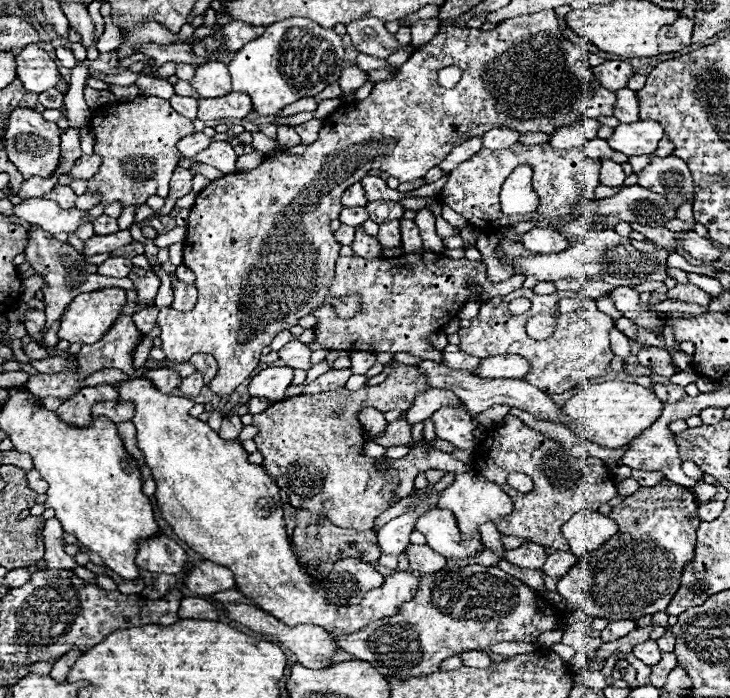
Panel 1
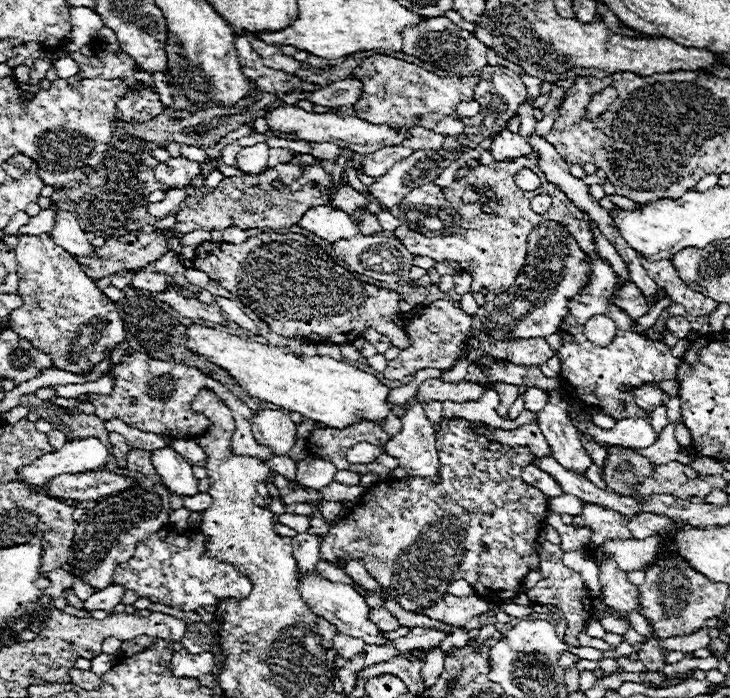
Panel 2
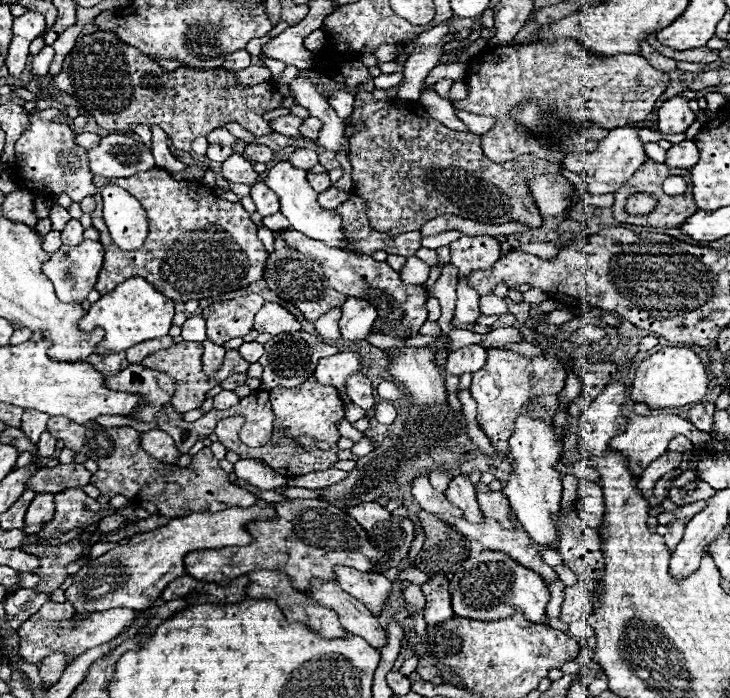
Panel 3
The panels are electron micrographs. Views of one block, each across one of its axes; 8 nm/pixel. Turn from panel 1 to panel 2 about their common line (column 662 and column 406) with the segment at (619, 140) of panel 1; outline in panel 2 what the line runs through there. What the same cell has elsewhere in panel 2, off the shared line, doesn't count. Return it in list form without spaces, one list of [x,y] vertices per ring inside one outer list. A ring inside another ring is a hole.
[[[284,104],[278,108],[272,108],[270,112],[264,114],[264,118],[268,120],[268,128],[272,132],[282,132],[282,134],[296,134],[296,138],[300,140],[308,140],[308,142],[332,142],[340,148],[348,148],[354,150],[362,156],[372,154],[380,148],[386,146],[396,146],[400,144],[408,130],[402,130],[402,134],[394,132],[390,126],[376,126],[376,124],[368,124],[356,116],[336,116],[336,114],[316,114],[316,112],[306,112],[294,104]]]

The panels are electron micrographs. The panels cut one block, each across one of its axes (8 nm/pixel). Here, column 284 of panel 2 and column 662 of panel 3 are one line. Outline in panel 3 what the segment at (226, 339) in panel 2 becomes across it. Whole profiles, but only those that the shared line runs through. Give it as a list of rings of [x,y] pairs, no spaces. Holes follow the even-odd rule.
[[[666,346],[648,356],[636,370],[630,386],[630,400],[648,404],[650,408],[680,408],[702,400],[708,392],[708,374],[700,358],[690,348]]]

